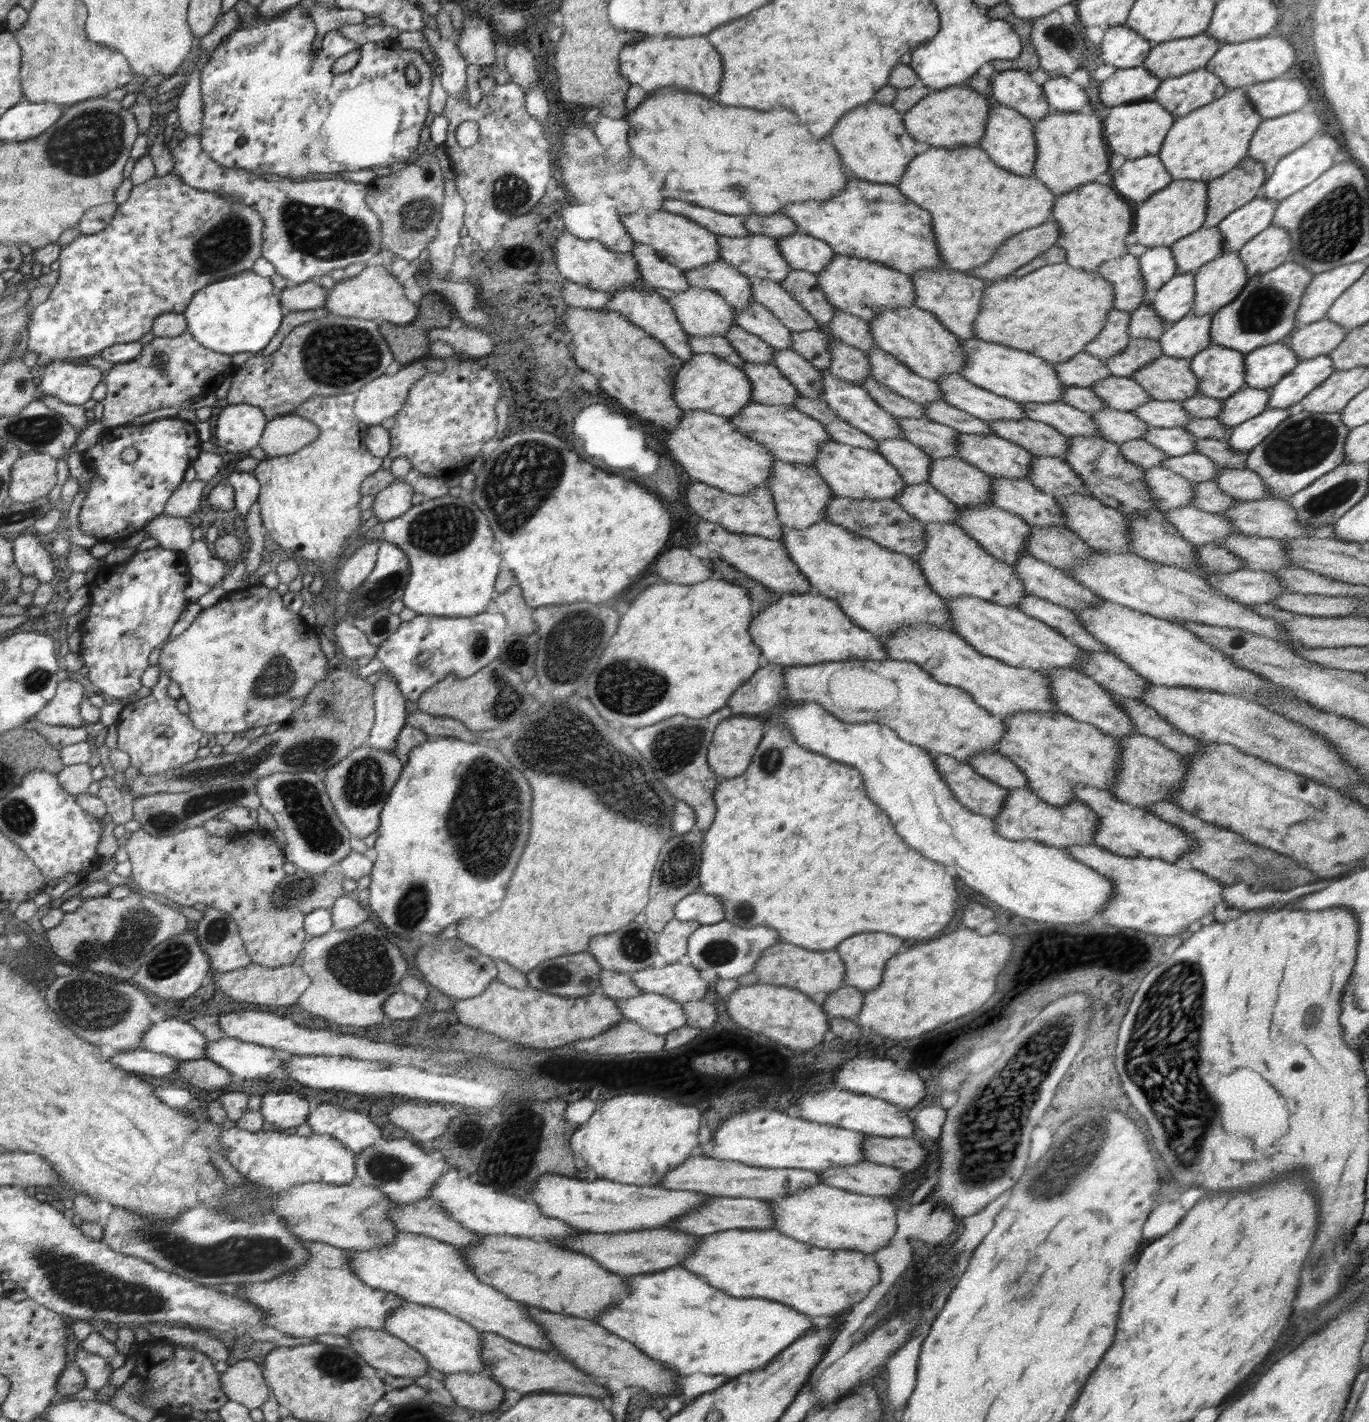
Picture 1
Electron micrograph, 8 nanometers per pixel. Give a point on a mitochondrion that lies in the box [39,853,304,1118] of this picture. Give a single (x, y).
(93, 1005)

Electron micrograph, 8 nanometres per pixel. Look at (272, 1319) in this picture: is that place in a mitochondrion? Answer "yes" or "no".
no

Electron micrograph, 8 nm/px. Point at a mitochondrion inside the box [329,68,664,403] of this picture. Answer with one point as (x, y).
(510, 192)

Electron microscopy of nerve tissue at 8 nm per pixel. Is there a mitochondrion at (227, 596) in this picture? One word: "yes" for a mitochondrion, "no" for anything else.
no

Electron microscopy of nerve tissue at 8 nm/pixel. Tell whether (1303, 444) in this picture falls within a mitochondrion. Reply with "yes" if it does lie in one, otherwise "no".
yes

